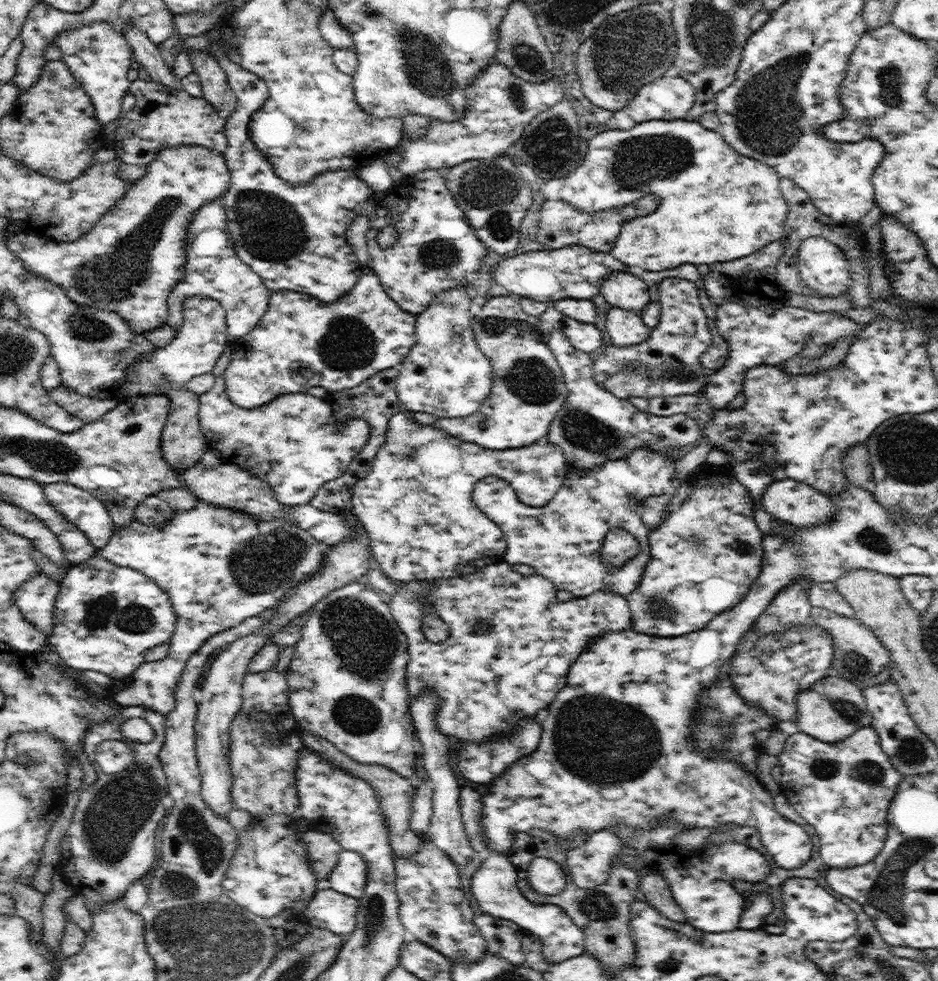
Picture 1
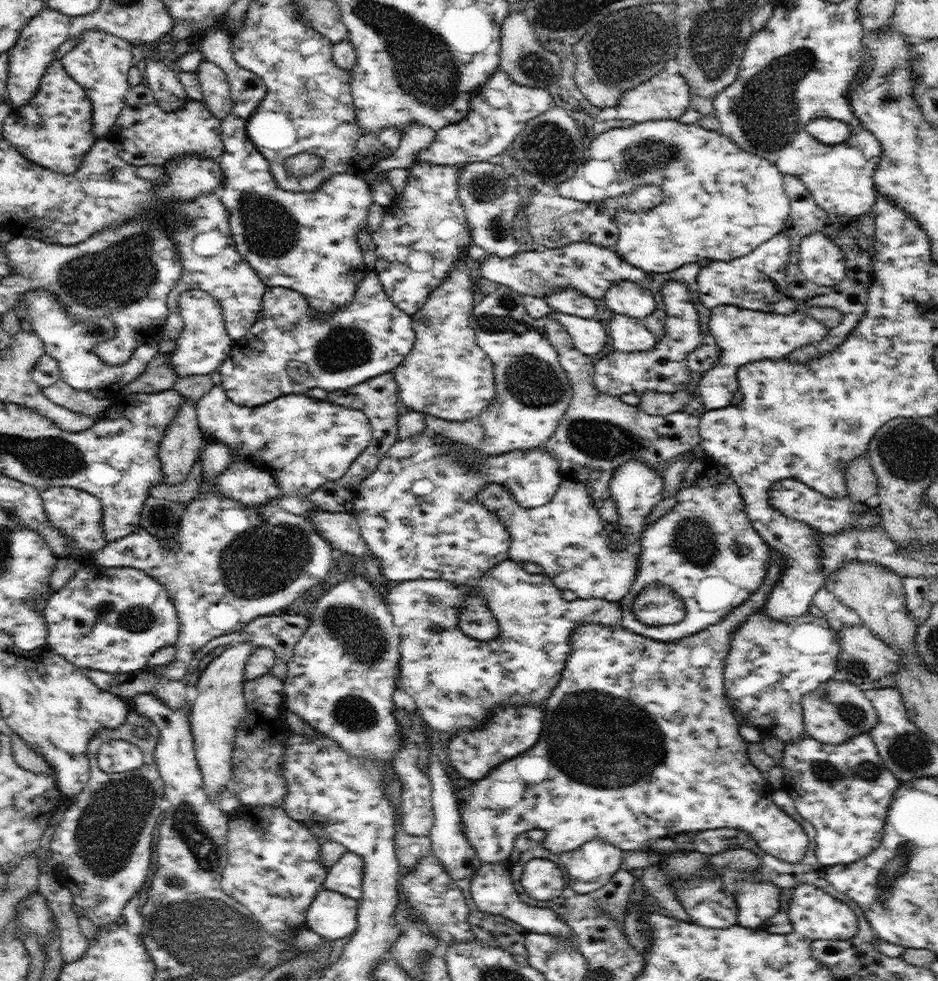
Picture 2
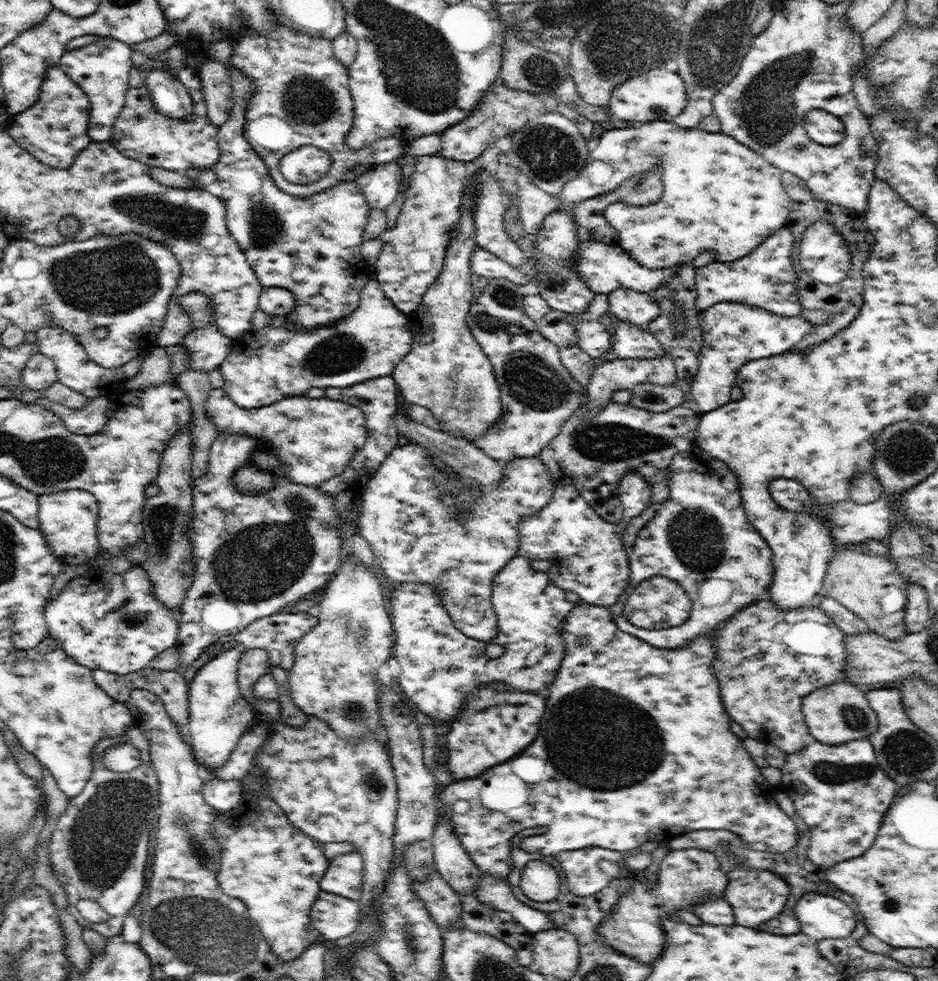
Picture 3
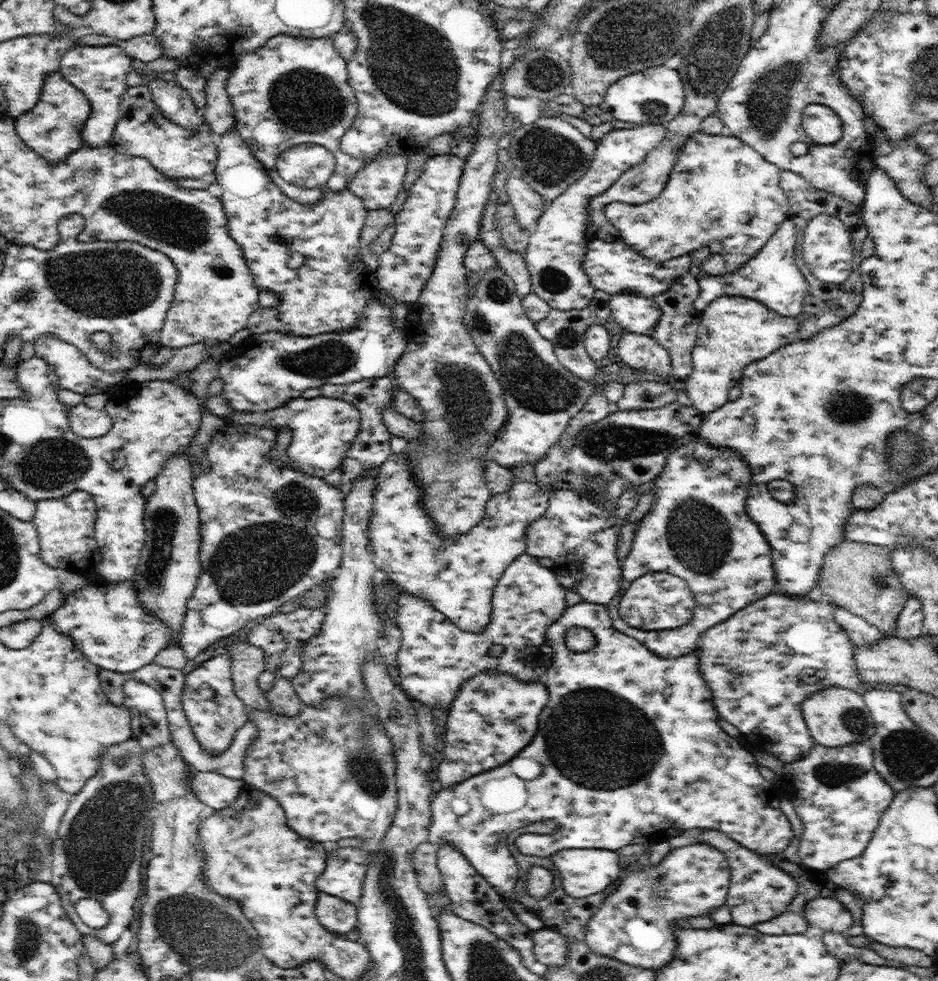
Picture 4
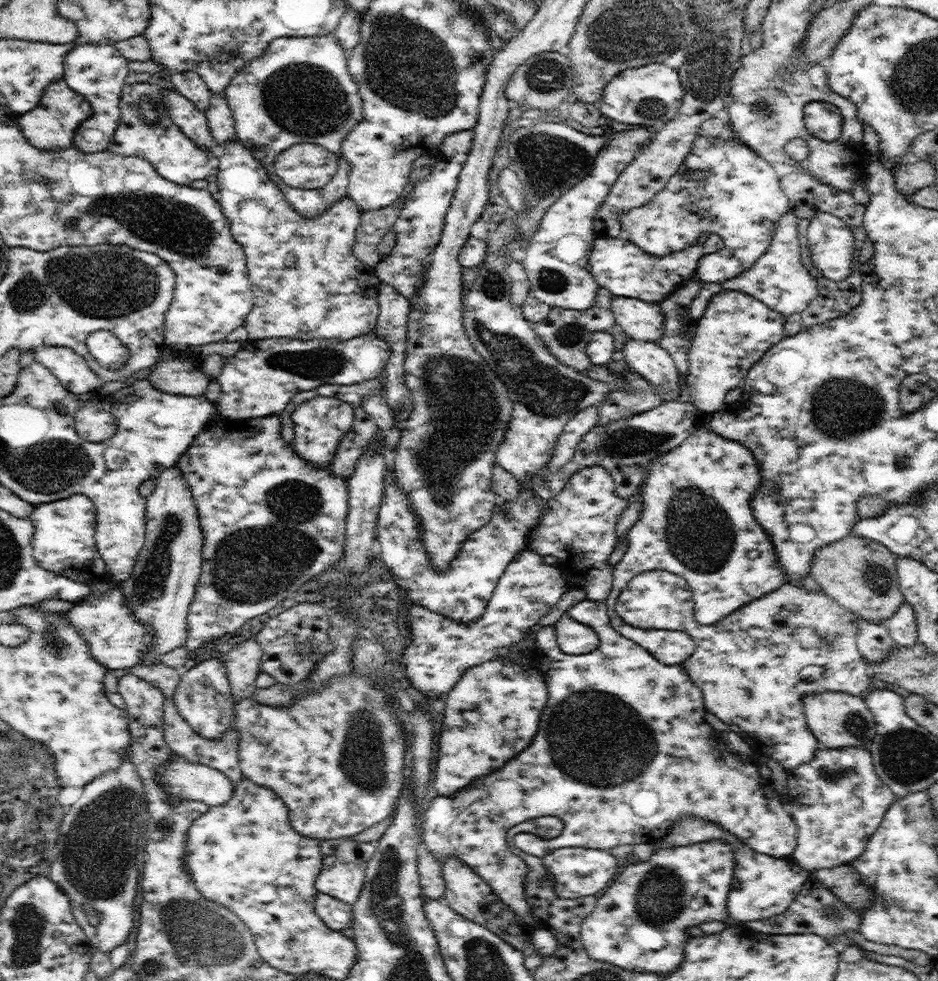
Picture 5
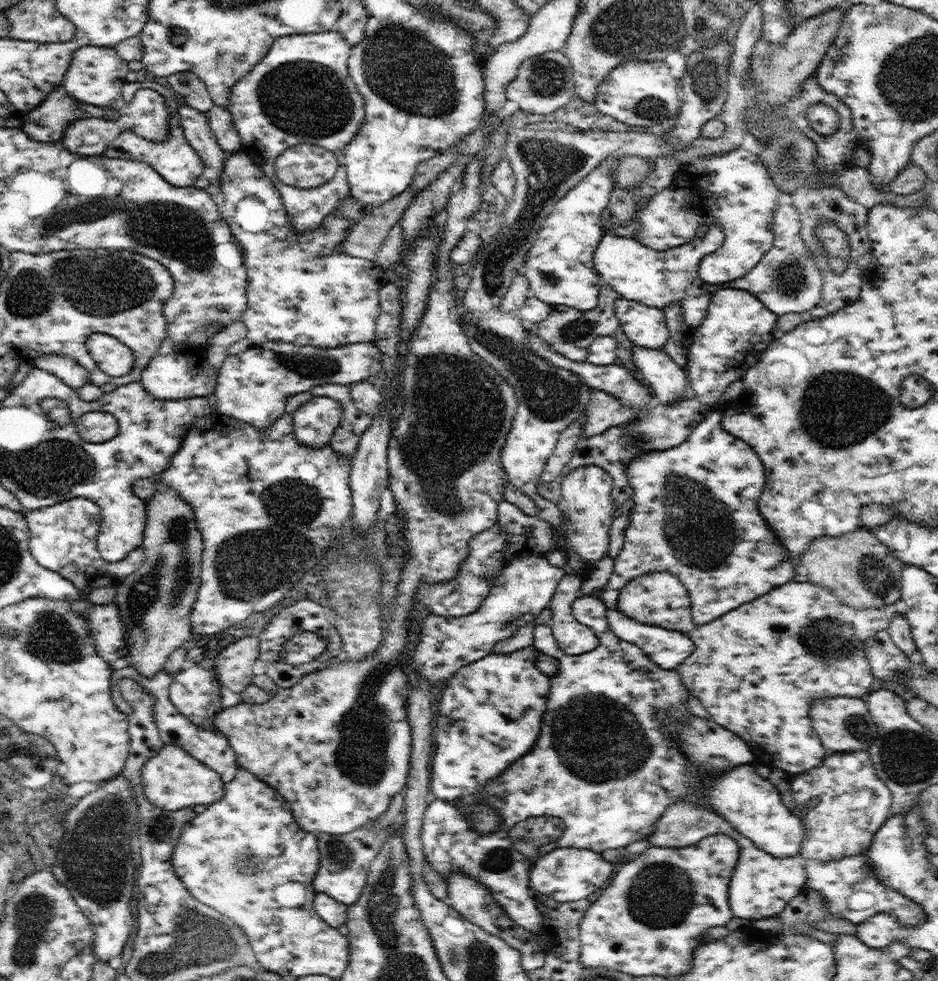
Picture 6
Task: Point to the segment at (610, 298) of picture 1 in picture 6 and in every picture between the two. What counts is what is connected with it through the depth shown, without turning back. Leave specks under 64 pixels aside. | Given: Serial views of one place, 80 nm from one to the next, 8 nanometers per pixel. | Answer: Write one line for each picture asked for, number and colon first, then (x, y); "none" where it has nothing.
2: (633, 299)
3: (639, 308)
4: (634, 313)
5: (640, 320)
6: (645, 326)

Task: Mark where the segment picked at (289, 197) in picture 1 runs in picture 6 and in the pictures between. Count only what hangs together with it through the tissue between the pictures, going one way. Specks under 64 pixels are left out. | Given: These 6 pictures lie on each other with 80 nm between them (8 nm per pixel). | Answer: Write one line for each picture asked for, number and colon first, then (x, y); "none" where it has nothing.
2: (307, 241)
3: (311, 246)
4: (309, 256)
5: (307, 283)
6: (300, 289)

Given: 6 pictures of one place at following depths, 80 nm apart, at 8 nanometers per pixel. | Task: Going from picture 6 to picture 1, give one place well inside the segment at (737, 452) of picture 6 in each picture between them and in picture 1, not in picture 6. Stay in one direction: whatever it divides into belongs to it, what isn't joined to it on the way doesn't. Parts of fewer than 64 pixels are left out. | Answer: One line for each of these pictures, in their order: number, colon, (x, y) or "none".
1: (703, 559)
2: (705, 548)
3: (701, 538)
4: (698, 529)
5: (697, 522)

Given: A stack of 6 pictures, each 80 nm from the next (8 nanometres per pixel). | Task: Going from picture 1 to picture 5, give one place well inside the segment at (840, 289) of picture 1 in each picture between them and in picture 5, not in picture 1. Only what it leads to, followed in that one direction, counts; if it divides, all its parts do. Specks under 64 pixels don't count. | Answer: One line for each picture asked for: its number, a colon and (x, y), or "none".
2: (821, 261)
3: (824, 255)
4: (827, 245)
5: (832, 246)

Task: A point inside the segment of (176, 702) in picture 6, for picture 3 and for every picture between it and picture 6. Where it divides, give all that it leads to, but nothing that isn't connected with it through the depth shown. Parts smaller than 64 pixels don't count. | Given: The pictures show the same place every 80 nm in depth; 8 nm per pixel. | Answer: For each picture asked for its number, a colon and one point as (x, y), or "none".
3: (218, 713)
4: (215, 714)
5: (203, 698)

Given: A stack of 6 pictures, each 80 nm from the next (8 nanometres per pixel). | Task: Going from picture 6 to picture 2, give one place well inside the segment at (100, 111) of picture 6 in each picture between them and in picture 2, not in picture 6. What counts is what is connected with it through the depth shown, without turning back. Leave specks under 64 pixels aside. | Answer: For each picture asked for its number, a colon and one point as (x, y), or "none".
2: (54, 129)
3: (54, 129)
4: (52, 128)
5: (51, 125)

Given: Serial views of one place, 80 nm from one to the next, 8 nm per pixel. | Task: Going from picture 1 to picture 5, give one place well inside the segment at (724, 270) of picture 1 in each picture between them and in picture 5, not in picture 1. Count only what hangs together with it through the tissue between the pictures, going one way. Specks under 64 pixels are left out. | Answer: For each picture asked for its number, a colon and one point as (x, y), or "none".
2: (757, 281)
3: (765, 278)
4: (772, 278)
5: (778, 278)

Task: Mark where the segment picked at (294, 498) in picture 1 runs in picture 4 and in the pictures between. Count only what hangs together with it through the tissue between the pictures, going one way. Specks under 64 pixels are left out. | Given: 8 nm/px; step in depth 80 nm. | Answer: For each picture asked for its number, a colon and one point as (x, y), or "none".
2: (302, 442)
3: (315, 439)
4: (323, 429)

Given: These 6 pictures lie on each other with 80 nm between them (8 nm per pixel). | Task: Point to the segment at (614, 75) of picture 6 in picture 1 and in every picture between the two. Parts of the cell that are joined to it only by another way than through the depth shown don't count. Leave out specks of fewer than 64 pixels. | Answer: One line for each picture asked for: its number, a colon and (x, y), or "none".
1: (667, 98)
2: (665, 96)
3: (660, 94)
4: (655, 96)
5: (649, 96)

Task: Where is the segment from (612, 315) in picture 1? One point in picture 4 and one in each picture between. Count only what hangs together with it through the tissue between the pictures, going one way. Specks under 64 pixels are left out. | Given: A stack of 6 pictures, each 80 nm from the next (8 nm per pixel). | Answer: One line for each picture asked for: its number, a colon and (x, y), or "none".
2: (628, 334)
3: (629, 342)
4: (642, 352)

